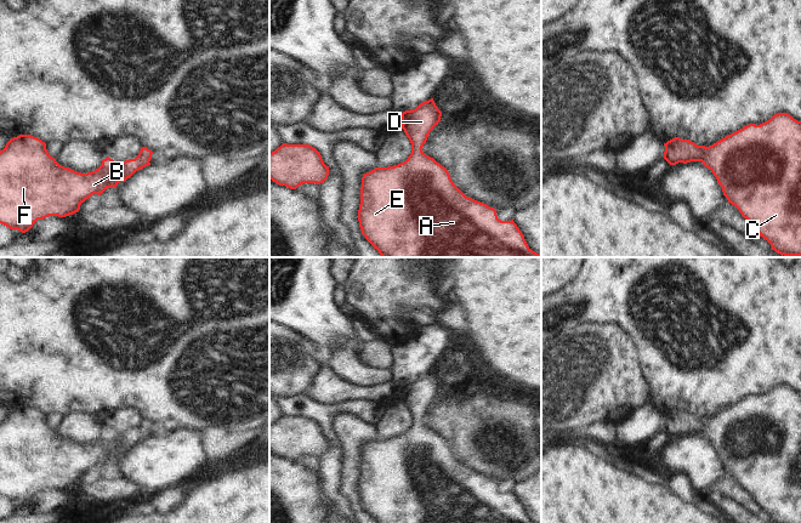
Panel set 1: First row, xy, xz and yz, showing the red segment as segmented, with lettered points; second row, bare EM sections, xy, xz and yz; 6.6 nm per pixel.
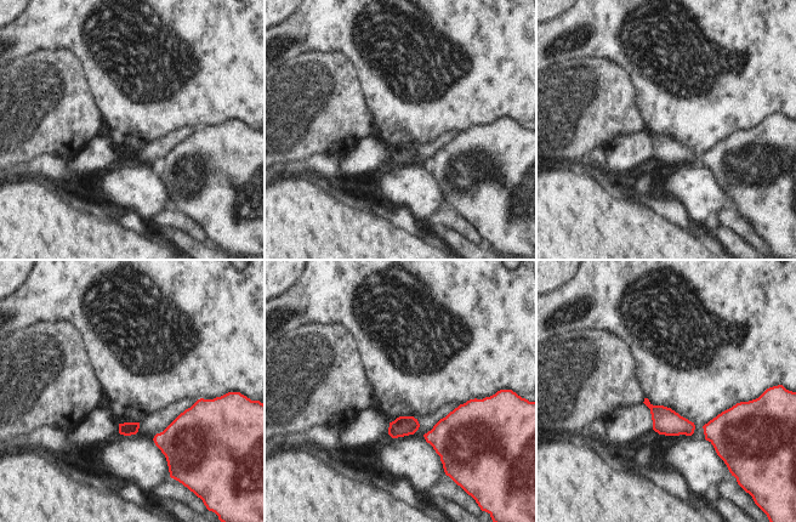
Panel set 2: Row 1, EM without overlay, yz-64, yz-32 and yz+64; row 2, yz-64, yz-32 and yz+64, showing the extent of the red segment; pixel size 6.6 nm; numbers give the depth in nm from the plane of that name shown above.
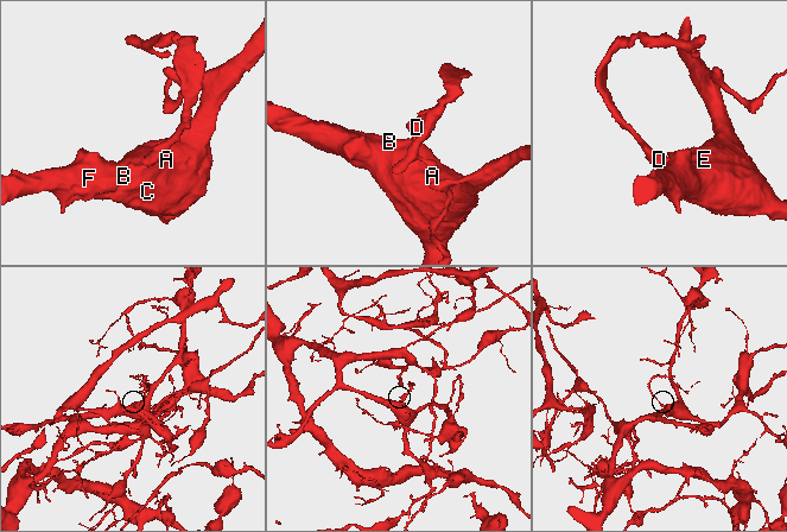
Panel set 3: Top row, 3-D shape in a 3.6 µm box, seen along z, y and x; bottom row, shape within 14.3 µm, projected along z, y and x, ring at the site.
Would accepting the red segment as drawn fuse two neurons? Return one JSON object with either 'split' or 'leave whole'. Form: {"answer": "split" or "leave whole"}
{"answer": "leave whole"}

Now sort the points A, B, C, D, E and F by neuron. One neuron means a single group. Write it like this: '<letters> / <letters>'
A B C D E F

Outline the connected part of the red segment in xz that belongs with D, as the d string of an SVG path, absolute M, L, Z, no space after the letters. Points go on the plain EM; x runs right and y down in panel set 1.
M433 370L400 385L402 400L411 415L408 431L398 437L375 439L362 449L358 493L362 506L377 523L533 523L517 496L498 490L496 482L466 468L451 453L448 442L422 423L442 383Z

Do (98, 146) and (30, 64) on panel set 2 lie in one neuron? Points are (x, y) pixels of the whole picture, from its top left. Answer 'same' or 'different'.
different

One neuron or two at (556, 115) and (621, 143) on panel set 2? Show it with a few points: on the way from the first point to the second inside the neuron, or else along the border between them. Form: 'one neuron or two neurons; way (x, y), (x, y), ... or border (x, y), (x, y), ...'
two neurons; border (640, 131), (617, 135), (603, 148)

